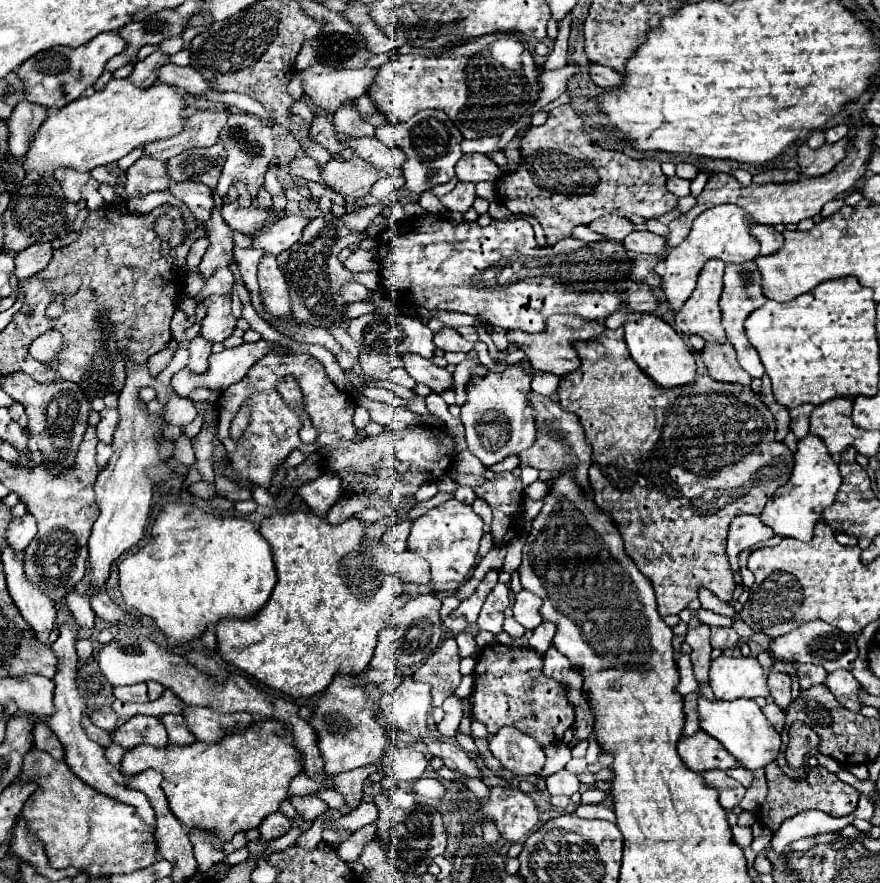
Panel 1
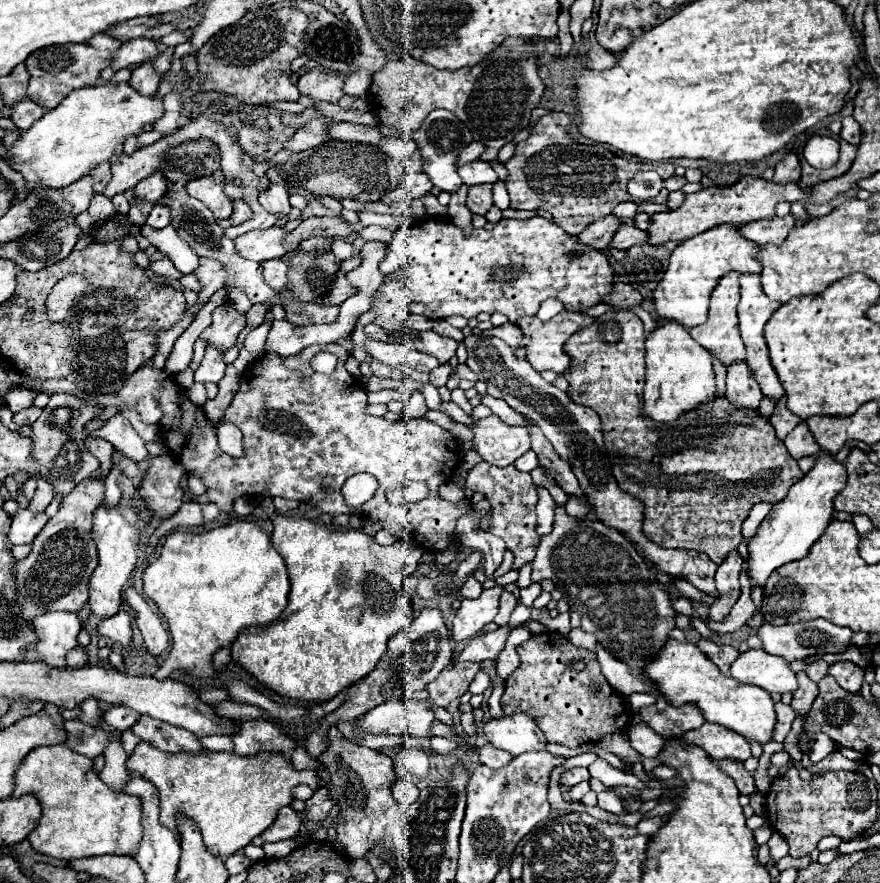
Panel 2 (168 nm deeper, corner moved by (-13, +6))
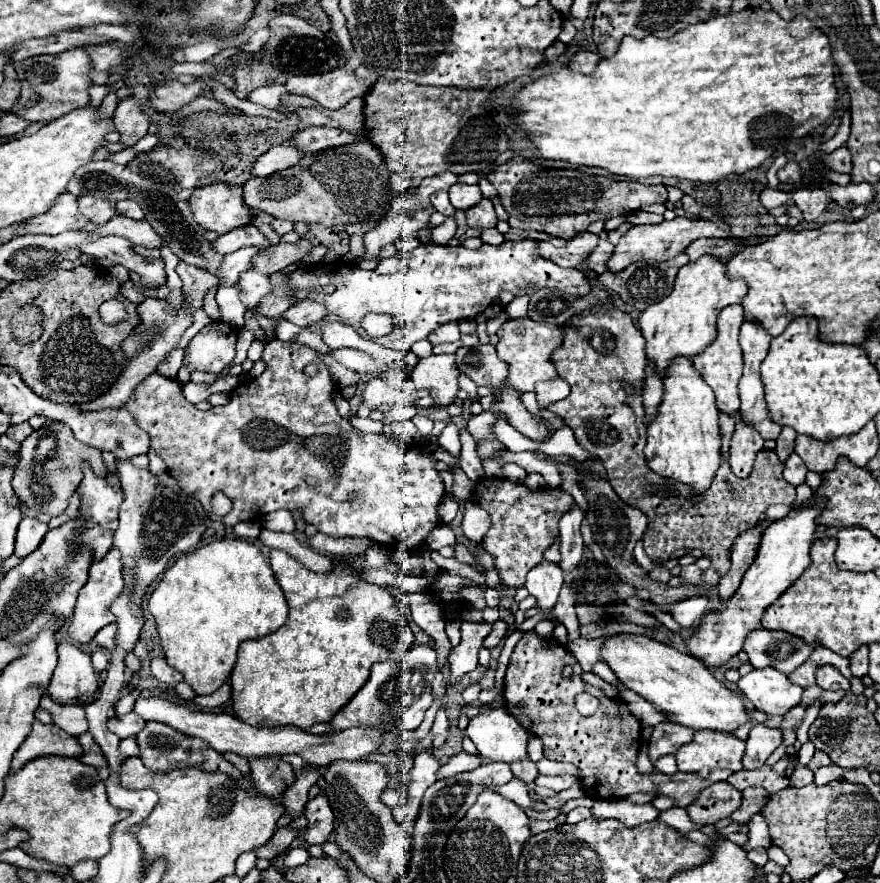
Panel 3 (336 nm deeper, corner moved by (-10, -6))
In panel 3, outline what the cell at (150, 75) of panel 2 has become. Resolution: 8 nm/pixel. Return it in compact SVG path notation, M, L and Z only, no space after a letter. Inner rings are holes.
M126 98L118 104L112 122L114 128L120 132L120 144L124 144L126 148L134 146L142 136L146 136L150 126L148 116L132 98Z

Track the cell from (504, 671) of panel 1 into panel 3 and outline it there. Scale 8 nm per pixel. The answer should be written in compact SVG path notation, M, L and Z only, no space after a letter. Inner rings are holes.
M530 630L520 638L510 656L510 664L504 678L504 700L506 704L524 705L512 706L510 714L526 730L532 730L532 734L536 734L544 742L546 758L556 762L570 762L580 770L580 782L586 794L598 800L616 800L626 798L634 792L660 792L664 796L674 798L680 808L686 808L698 798L704 788L722 780L732 784L740 792L748 786L760 786L770 794L780 792L790 784L786 776L776 774L770 766L738 772L710 770L706 776L682 772L666 776L658 770L654 770L652 774L640 774L636 770L636 760L642 744L640 720L628 710L626 702L608 698L600 688L584 684L580 680L580 674L582 668L578 666L576 658L568 650L564 650L556 638L540 638L534 630ZM568 664L574 664L574 672L570 678L564 678L562 668ZM582 690L590 692L600 700L600 708L592 716L582 716L574 708L574 696Z

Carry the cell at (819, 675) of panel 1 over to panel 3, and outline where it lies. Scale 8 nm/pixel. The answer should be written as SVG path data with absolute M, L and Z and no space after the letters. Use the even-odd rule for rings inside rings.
M806 660L800 668L796 668L792 674L788 674L788 680L792 682L792 684L798 684L798 686L802 686L802 688L808 688L808 686L812 686L814 684L814 670L816 670L816 666L820 666L822 662L814 662L814 660Z

